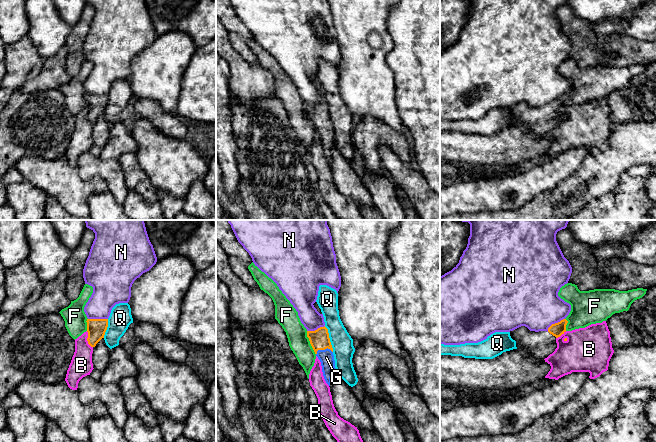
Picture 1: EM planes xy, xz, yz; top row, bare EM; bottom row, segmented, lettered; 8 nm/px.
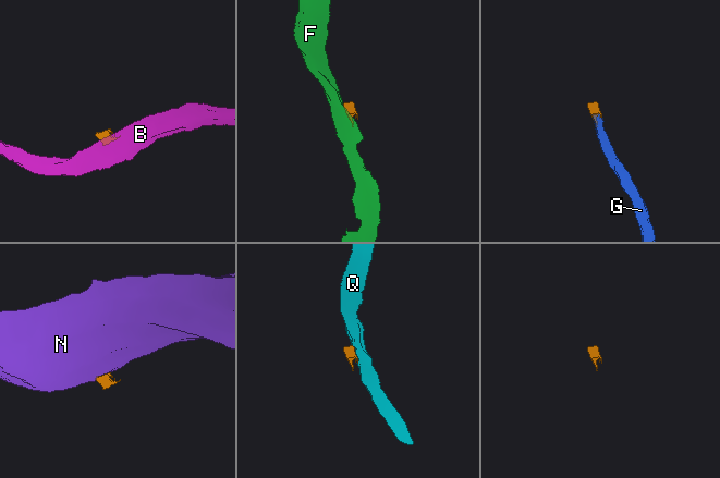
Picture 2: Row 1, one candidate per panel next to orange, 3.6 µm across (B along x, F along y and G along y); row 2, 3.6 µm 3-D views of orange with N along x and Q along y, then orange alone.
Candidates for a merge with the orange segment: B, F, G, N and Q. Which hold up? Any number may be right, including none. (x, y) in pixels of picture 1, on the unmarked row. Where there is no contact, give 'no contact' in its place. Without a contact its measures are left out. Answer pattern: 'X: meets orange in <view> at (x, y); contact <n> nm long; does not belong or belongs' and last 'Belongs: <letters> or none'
B: meets orange in xy at (87, 115); contact 140 nm long; does not belong
F: meets orange in xz at (310, 119); contact 200 nm long; does not belong
G: meets orange in xz at (323, 125); contact 140 nm long; belongs
N: meets orange in yz at (555, 99); contact 180 nm long; does not belong
Q: meets orange in xz at (329, 115); contact 220 nm long; does not belong
Belongs: G

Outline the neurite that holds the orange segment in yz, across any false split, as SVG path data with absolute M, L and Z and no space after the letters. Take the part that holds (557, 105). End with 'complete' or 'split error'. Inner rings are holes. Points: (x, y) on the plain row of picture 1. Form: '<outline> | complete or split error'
M566 95L552 100L547 107L530 107L521 102L510 107L510 112L516 117L517 125L525 124L535 135L545 135L557 124L556 115L566 108Z | split error

